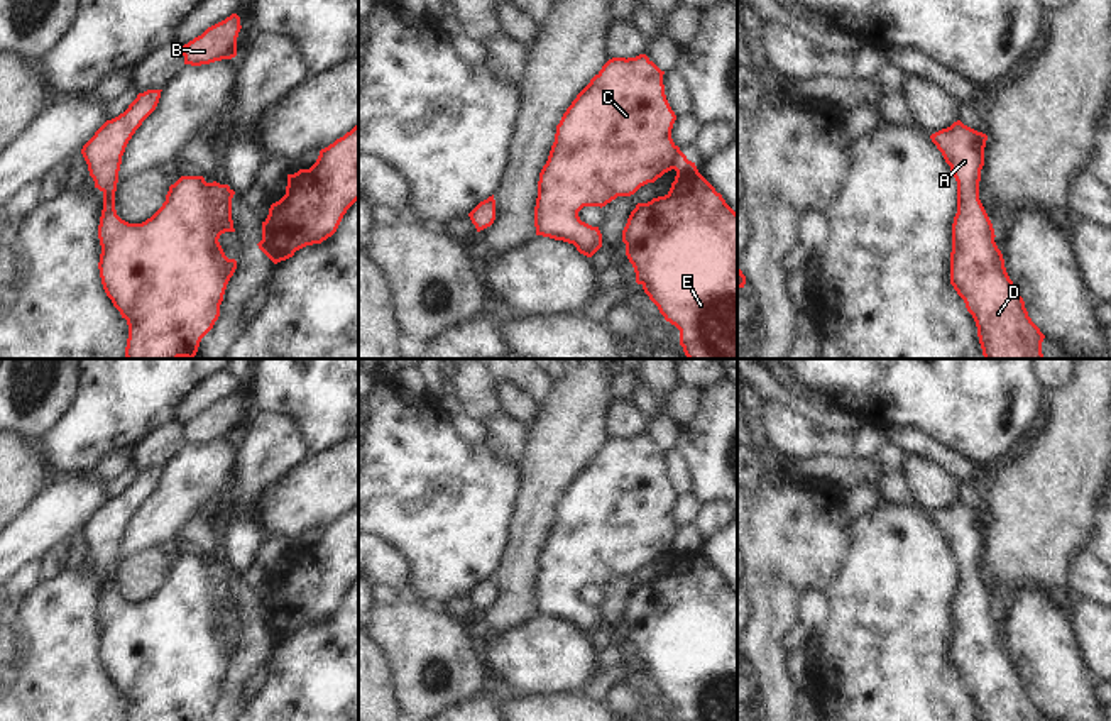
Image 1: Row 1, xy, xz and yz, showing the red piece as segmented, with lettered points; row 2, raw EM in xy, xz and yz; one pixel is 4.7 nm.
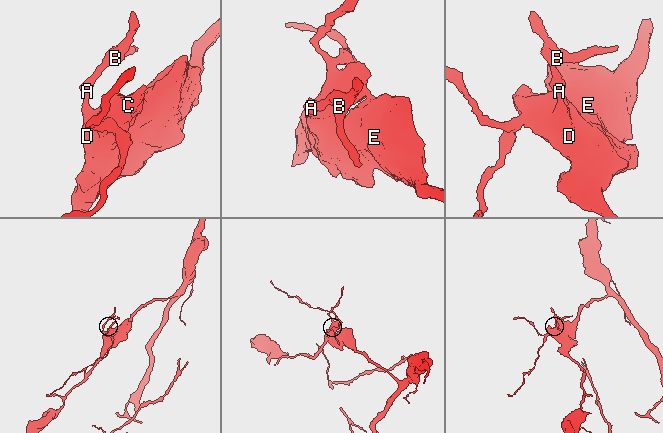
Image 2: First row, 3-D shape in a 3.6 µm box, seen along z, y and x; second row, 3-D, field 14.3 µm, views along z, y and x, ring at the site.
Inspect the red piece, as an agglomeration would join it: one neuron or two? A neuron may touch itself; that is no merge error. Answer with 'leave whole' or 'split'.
leave whole

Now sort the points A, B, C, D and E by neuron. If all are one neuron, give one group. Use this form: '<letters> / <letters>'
A B C D E

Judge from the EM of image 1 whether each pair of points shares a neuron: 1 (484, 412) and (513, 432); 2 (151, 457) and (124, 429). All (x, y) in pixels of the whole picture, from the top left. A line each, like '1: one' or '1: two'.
1: one
2: two

